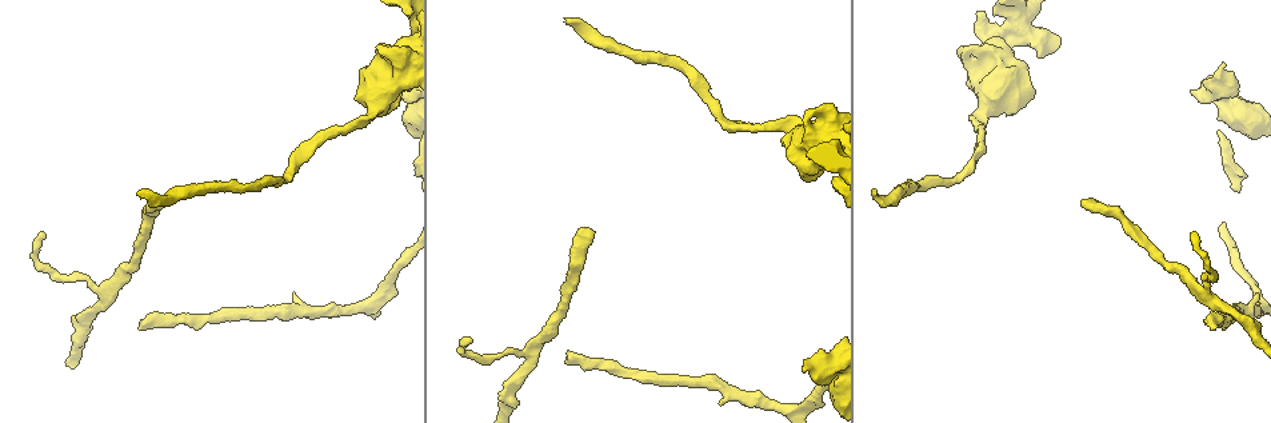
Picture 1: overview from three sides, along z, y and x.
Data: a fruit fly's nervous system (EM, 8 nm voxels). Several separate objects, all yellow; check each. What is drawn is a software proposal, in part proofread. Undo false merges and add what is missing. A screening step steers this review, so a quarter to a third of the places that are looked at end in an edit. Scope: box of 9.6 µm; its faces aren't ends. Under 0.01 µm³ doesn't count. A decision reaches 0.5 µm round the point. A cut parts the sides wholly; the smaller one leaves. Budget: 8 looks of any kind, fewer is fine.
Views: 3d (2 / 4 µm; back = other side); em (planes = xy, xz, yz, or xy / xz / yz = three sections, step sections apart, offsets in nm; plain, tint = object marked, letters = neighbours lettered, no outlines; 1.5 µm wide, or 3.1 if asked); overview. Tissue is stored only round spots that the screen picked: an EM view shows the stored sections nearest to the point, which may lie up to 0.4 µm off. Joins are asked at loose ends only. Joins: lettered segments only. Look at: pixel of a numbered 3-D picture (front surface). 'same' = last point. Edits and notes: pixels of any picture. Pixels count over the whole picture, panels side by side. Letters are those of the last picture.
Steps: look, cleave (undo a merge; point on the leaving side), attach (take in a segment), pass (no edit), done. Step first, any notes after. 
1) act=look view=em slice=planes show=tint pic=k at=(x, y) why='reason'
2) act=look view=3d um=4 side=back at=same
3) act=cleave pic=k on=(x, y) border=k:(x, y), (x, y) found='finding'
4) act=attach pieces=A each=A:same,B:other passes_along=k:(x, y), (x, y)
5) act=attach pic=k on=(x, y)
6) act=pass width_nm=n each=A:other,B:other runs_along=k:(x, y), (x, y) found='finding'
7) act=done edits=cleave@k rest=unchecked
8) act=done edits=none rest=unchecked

act=look view=em slice=planes show=letters pic=1 at=(874, 191) why='branch stops here'

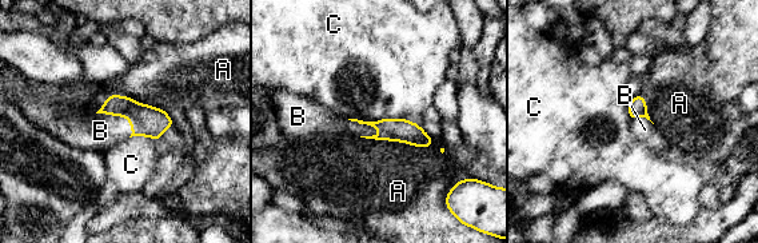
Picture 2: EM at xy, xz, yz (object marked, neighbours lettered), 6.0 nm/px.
act=attach pieces=B longest_contact=A:440nm each=A:other,B:same,C:other passes_along=2:(398, 130), (364, 123), (323, 120) found='the neuron continues'

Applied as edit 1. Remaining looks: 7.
act=look view=overview

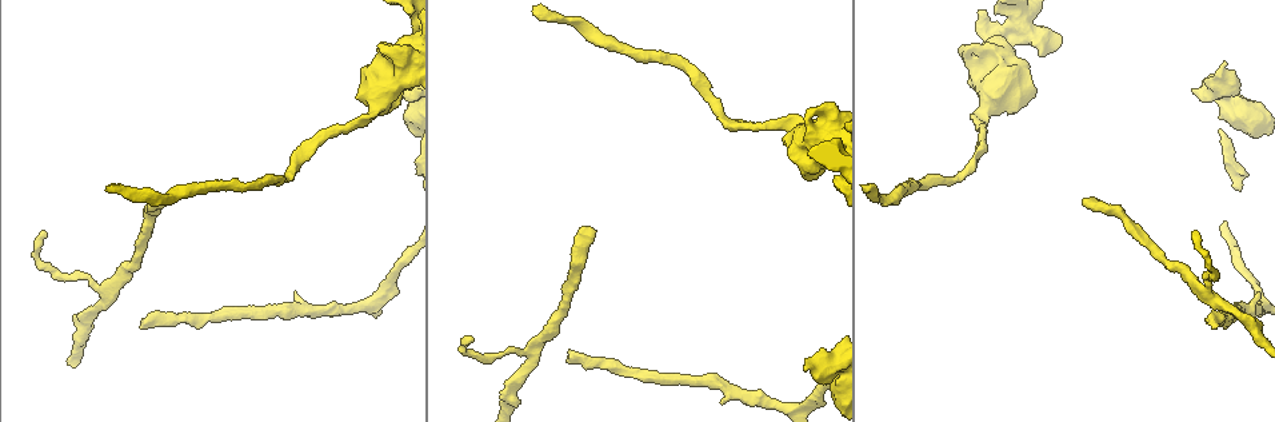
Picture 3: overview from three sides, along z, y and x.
act=look view=em slice=xz step=4 show=tint pic=3 at=(1016, 104) why='thick end'

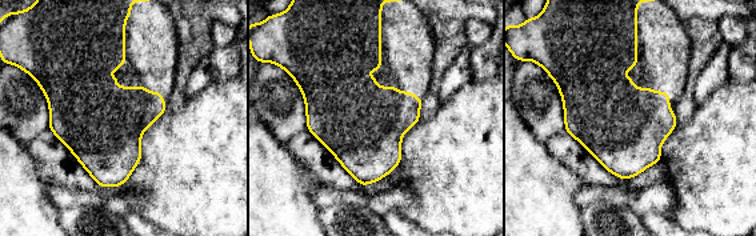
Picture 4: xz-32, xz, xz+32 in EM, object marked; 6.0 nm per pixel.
act=look view=em slice=planes show=letters at=same

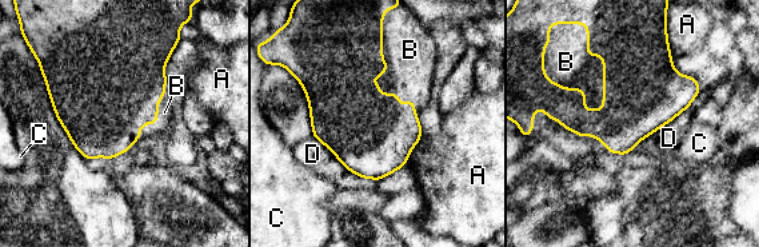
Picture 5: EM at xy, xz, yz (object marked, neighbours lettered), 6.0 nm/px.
act=attach pieces=B each=A:other,B:same,C:other,D:other found='the neuron continues'

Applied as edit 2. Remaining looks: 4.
act=done edits=attach@2,attach@5 rest=unchecked

